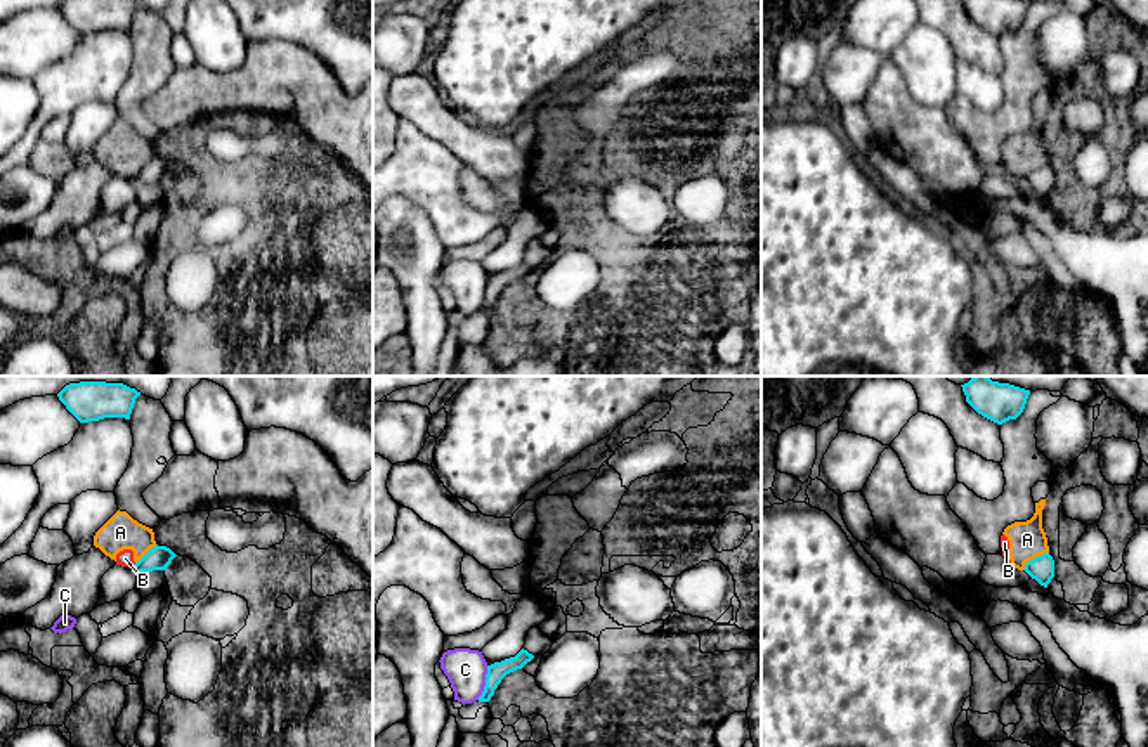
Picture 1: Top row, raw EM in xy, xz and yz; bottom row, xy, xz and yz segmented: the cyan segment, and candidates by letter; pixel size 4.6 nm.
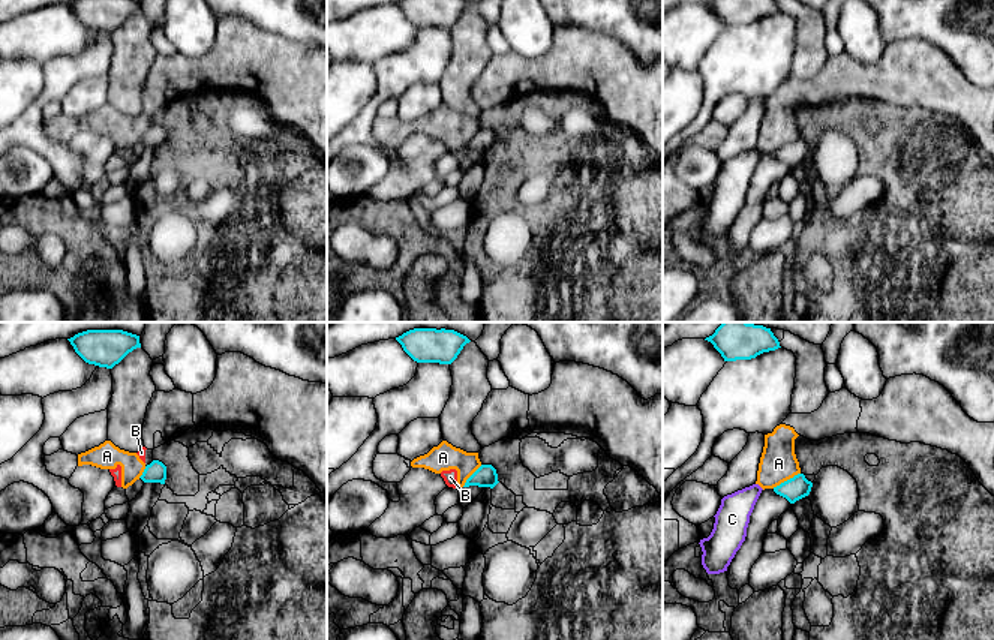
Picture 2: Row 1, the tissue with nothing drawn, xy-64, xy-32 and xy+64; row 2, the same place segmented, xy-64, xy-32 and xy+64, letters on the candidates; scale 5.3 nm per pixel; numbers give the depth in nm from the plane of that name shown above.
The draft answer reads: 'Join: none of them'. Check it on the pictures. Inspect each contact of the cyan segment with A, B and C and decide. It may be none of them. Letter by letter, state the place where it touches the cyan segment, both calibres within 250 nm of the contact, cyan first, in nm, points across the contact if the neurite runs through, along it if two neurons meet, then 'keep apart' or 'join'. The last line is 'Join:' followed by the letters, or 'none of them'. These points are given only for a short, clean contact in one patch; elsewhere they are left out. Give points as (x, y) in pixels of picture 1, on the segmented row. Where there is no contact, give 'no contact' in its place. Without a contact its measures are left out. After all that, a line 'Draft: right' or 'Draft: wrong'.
A: meets cyan in yz at (1036, 557); 120 nm thick on the cyan side, 180 nm on the other; border along yz (1048, 552), (1030, 558), (1022, 569); keep apart
B: meets cyan in xy at (134, 565); 110 nm thick on the cyan side, 80 nm on the other; keep apart
C: meets cyan in xz at (486, 683); 90 nm thick on the cyan side, 190 nm on the other; border along xz (488, 666), (484, 690), (477, 699); keep apart
Join: none of them
Draft: right

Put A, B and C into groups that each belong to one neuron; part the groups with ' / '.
A B / C

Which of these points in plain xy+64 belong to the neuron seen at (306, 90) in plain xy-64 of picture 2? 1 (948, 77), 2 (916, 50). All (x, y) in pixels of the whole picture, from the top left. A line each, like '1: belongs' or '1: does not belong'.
1: belongs
2: belongs

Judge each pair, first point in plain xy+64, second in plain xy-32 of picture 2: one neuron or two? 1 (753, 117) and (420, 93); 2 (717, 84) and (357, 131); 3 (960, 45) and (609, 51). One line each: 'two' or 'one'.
1: one
2: one
3: two

